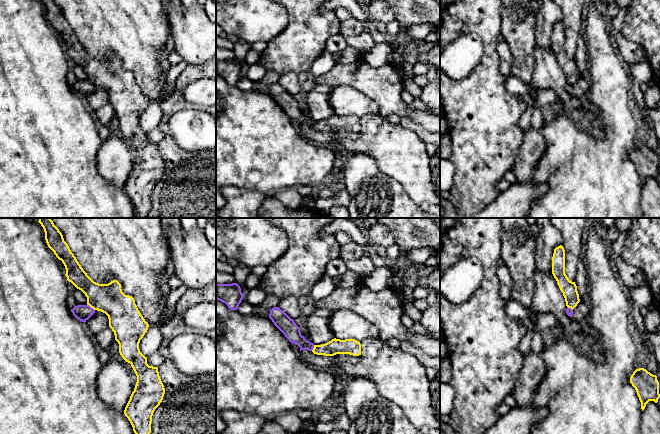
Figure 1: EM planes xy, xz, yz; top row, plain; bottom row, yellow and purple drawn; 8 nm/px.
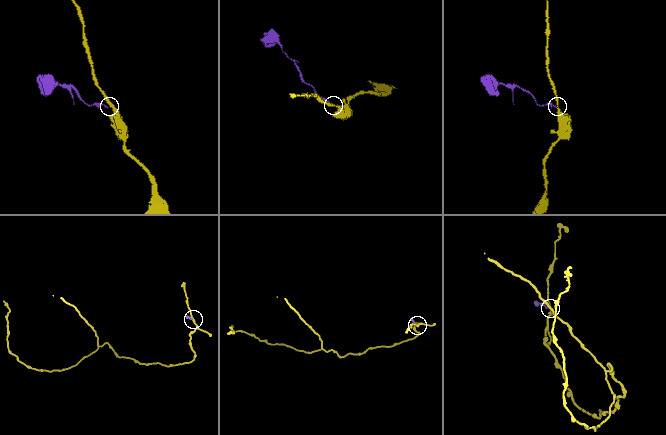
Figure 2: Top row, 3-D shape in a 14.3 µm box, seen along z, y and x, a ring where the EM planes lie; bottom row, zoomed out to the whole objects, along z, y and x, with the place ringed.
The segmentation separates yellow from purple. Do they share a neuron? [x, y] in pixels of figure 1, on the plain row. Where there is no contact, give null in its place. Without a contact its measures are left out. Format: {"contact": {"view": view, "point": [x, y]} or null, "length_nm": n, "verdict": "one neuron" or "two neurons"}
{"contact": {"view": "xy", "point": [91, 83]}, "length_nm": 80, "verdict": "two neurons"}

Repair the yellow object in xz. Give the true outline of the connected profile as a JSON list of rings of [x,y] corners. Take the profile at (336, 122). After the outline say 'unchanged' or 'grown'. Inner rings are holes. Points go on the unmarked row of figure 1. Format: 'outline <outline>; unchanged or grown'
outline [[[334,114],[325,120],[314,121],[312,128],[317,131],[325,132],[334,132],[336,130],[359,132],[361,131],[361,120],[354,115],[340,116]]]; unchanged

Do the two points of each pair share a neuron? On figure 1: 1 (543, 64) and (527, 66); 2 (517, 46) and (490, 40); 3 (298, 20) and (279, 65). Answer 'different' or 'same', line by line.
1: different
2: different
3: same

